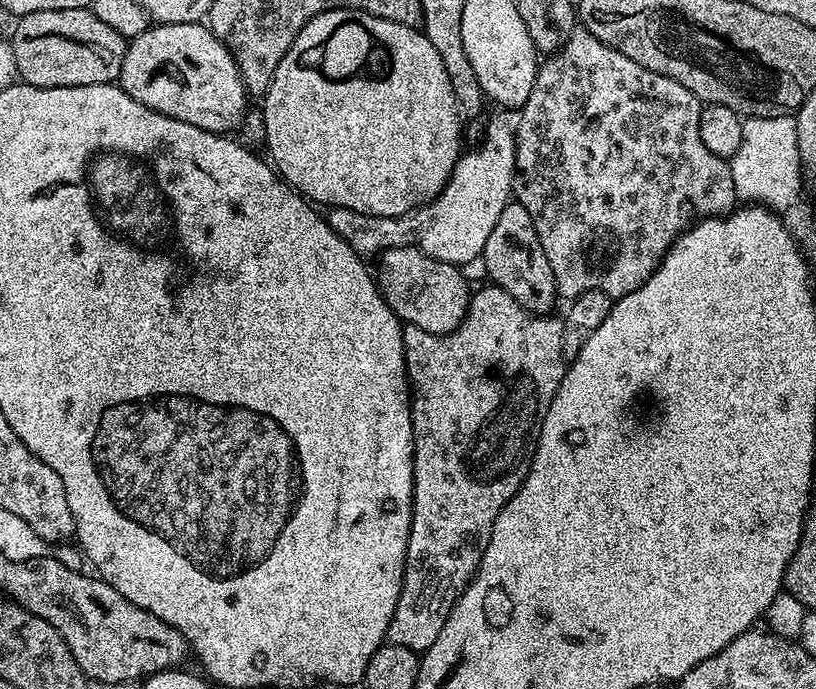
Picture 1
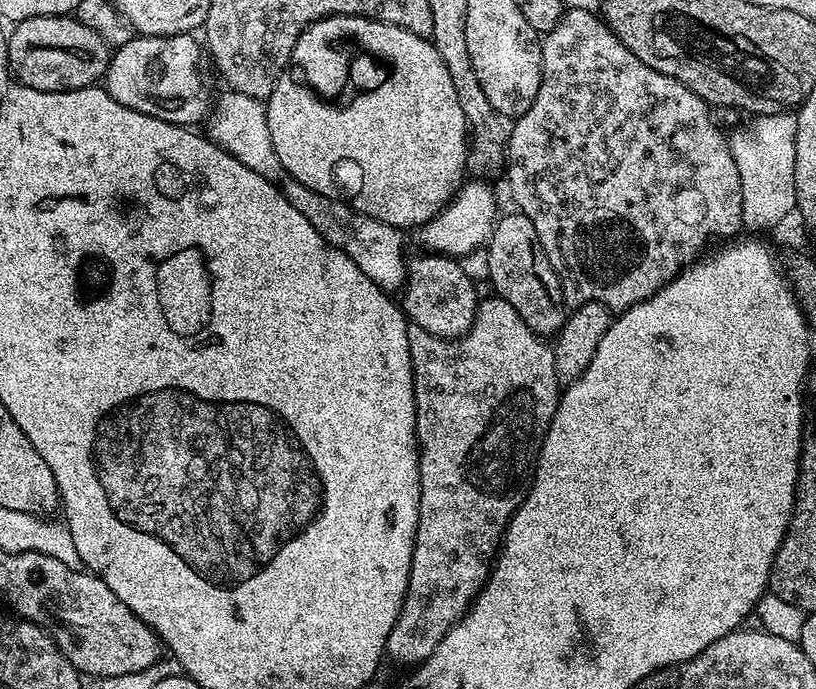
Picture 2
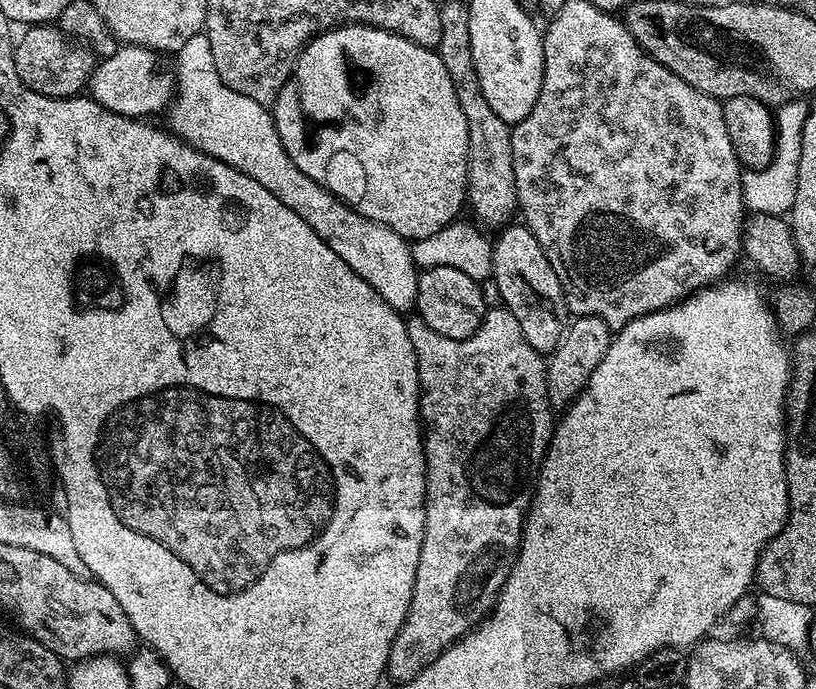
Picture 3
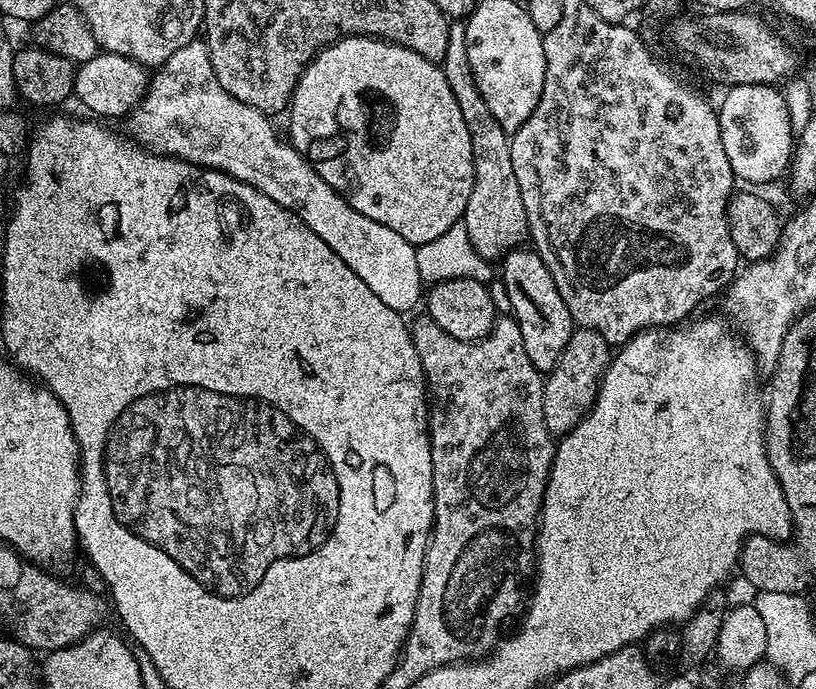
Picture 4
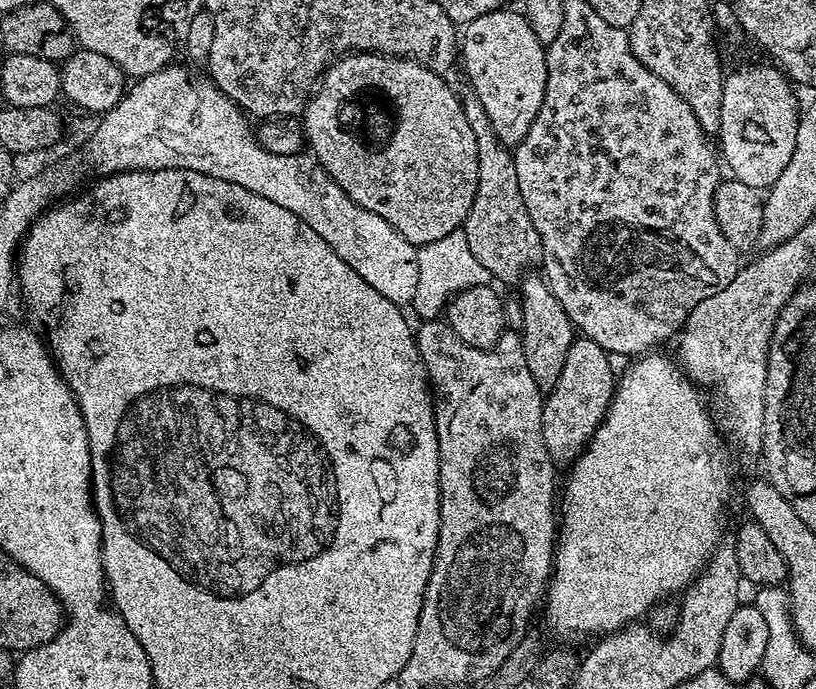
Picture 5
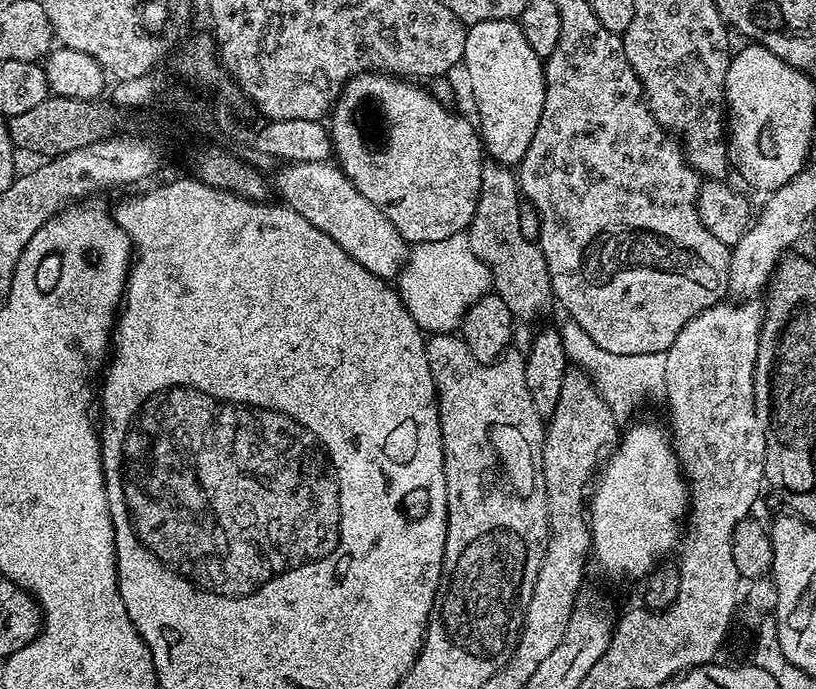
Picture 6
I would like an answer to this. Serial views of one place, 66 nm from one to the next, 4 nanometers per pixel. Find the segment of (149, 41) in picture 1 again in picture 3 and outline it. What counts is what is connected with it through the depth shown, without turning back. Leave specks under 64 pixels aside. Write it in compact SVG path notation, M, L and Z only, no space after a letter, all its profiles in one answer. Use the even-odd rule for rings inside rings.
M135 46L117 47L112 56L103 57L92 72L87 91L106 110L123 116L152 118L155 112L163 113L171 105L176 90L176 74L167 55L153 48Z

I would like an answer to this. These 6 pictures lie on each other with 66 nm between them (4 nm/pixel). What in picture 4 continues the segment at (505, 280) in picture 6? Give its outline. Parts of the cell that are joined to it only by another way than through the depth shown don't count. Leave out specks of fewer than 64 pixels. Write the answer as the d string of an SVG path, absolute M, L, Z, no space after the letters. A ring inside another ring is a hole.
M449 23L442 67L454 98L458 98L458 110L462 110L462 119L470 130L474 150L474 190L470 190L470 202L466 202L462 223L482 259L496 262L529 239L528 219L526 206L522 206L522 190L518 190L518 178L514 175L514 162L510 162L510 134L498 126L498 118L490 114L490 106L486 106L486 98L482 98L478 82L474 82L463 23Z

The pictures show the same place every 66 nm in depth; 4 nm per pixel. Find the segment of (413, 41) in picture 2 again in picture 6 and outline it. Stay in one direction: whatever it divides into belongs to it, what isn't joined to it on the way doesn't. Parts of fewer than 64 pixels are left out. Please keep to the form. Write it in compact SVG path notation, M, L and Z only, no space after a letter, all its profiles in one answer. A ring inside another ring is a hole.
M363 72L345 84L330 113L330 135L332 137L332 151L335 163L354 182L354 186L365 198L370 198L386 218L390 218L398 234L409 245L415 246L422 242L442 242L442 238L461 235L467 229L468 223L474 218L474 210L478 206L478 194L482 186L482 166L486 163L486 153L480 138L477 125L471 119L451 112L445 101L436 99L431 91L419 88L419 83L408 78L390 76L386 72Z

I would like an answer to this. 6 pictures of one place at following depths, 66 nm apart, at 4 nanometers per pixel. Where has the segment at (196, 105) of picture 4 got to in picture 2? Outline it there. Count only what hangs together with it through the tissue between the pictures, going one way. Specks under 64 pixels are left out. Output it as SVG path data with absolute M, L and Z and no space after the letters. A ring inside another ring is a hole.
M224 90L220 96L220 105L211 109L207 117L206 135L222 150L226 150L242 166L250 166L254 174L262 174L267 180L279 181L282 169L278 154L274 152L274 142L270 140L270 126L268 125L268 110L265 101L255 100L241 92ZM288 178L285 181L285 184L282 184L284 197L291 202L294 210L302 213L306 222L310 222L310 226L314 226L314 230L318 230L318 234L322 234L322 238L326 238L326 242L330 246L346 253L358 266L358 270L362 270L362 274L366 274L366 278L373 280L385 292L392 294L395 293L395 288L396 291L403 289L406 279L406 256L403 256L404 240L400 237L403 236L401 229L390 226L386 222L378 222L361 212L356 212L348 203L339 198L331 200L327 196L319 196L314 190L302 186L297 180Z

